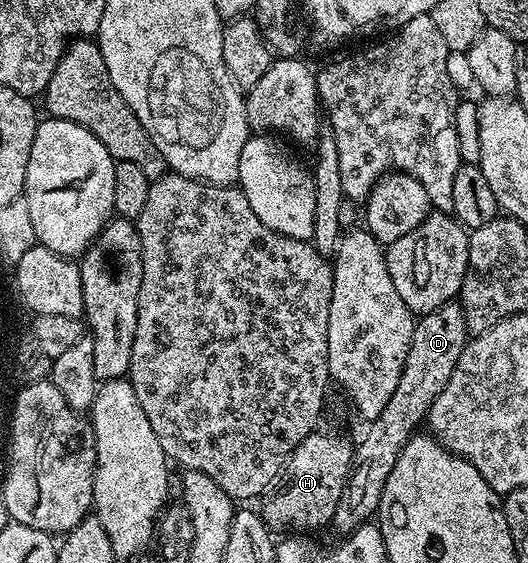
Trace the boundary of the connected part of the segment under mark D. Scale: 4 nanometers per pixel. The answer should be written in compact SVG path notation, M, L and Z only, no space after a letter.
M462 304L442 305L437 307L437 311L424 313L416 320L413 339L409 343L409 355L405 355L405 367L401 371L401 379L397 379L397 391L393 391L381 415L377 415L377 419L366 426L359 445L357 441L354 446L347 486L330 523L330 528L336 529L339 535L359 529L378 514L381 491L385 491L385 479L389 479L389 471L393 471L397 455L401 455L407 440L415 436L426 422L428 411L433 407L437 395L445 391L445 383L449 383L449 375L453 375L453 367L457 367L457 359L461 359L461 351L468 340Z

